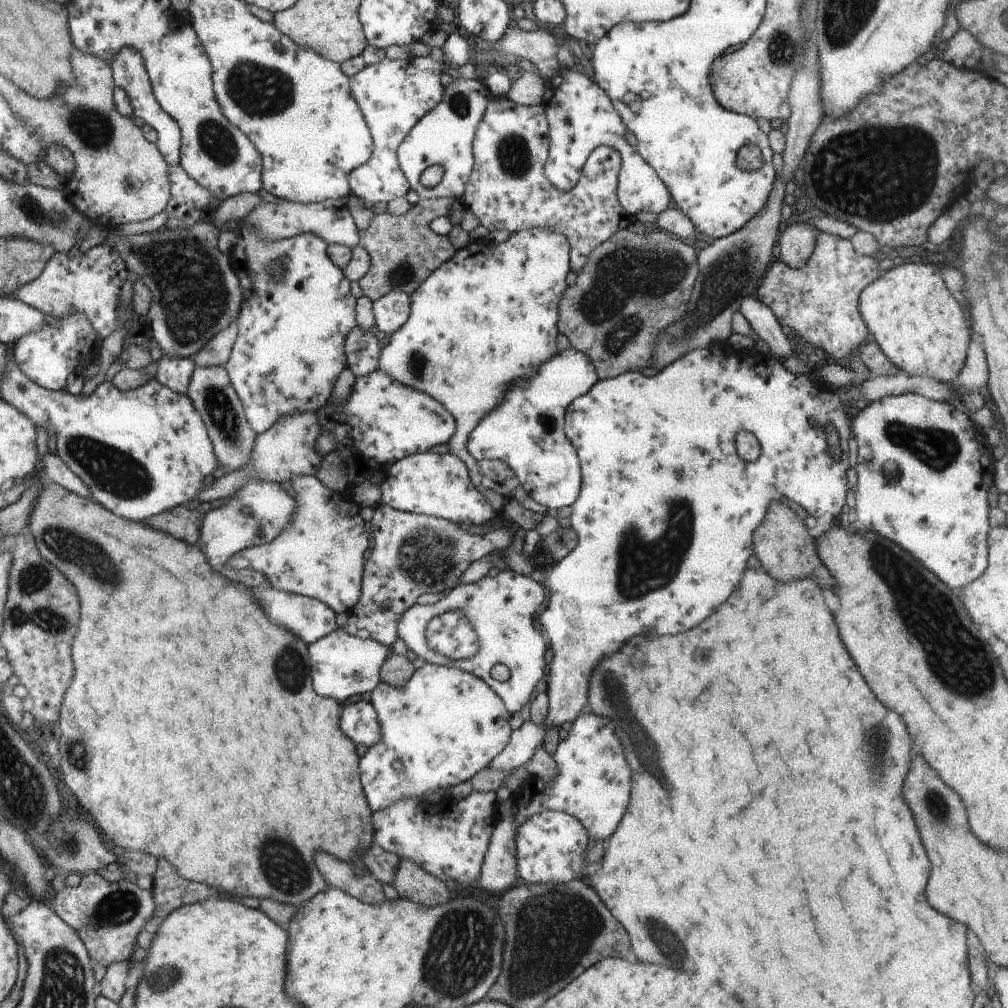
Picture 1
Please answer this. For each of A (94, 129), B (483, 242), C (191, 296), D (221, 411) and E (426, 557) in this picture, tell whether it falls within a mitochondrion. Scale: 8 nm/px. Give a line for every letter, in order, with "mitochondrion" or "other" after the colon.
A: mitochondrion
B: other
C: mitochondrion
D: mitochondrion
E: mitochondrion

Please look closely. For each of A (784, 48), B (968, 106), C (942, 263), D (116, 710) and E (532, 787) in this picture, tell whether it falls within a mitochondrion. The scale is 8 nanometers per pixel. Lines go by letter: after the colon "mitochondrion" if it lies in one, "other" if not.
A: mitochondrion
B: other
C: other
D: other
E: other

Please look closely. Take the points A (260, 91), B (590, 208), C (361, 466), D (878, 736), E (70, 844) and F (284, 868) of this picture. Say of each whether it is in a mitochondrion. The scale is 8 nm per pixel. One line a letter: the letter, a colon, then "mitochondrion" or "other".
A: mitochondrion
B: other
C: other
D: mitochondrion
E: mitochondrion
F: mitochondrion

